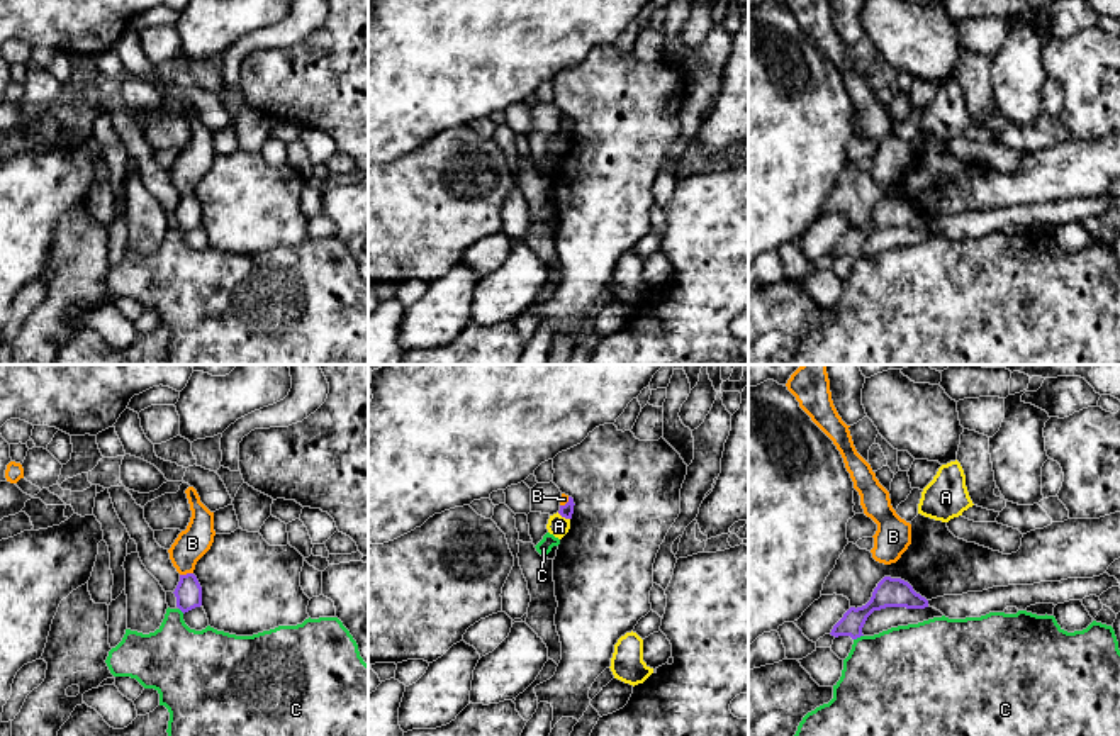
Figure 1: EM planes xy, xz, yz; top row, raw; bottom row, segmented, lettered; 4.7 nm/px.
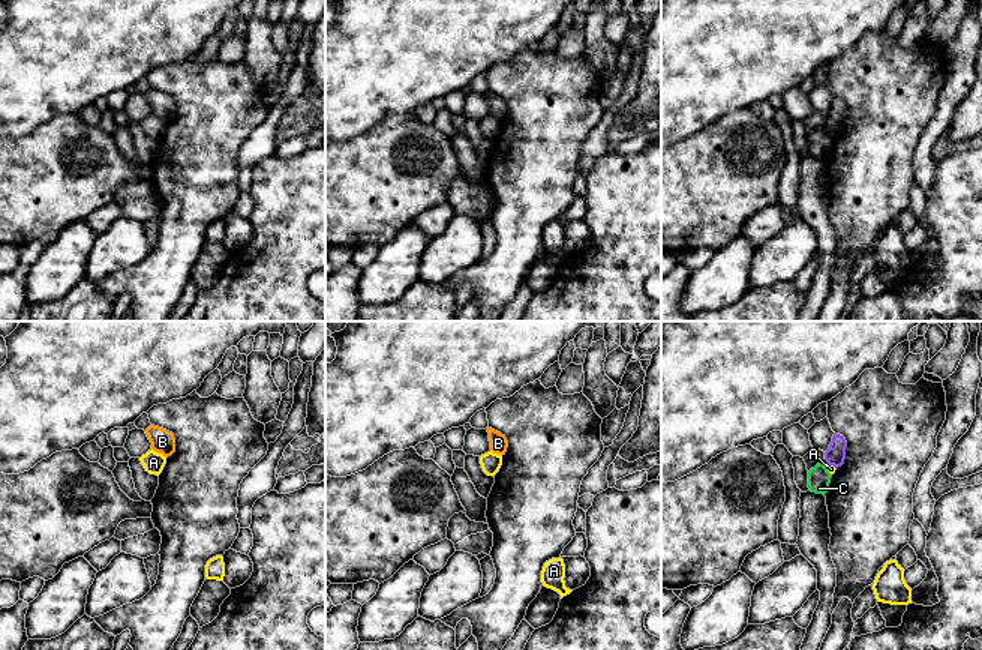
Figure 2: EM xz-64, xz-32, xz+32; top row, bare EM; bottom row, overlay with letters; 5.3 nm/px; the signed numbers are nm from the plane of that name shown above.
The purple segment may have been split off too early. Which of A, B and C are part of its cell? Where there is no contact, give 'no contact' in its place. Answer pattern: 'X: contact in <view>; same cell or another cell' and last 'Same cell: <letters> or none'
A: contact in xz; another cell
B: contact in xy; another cell
C: contact in yz; another cell
Same cell: none

